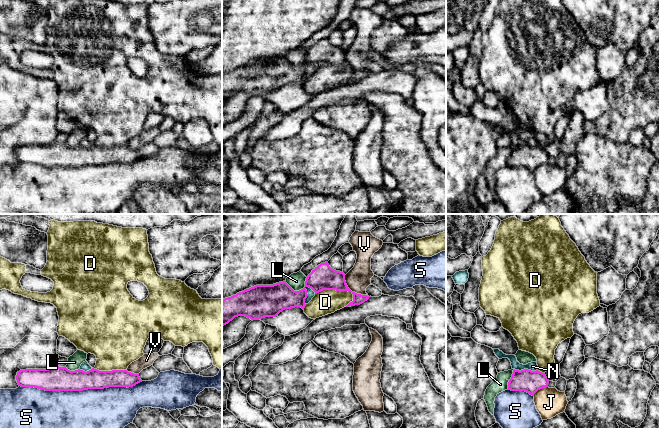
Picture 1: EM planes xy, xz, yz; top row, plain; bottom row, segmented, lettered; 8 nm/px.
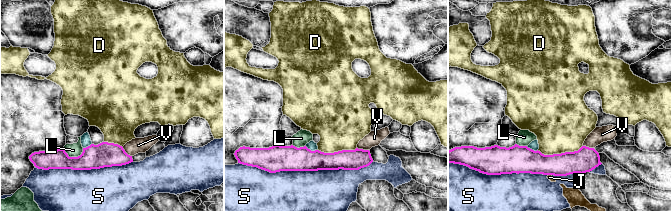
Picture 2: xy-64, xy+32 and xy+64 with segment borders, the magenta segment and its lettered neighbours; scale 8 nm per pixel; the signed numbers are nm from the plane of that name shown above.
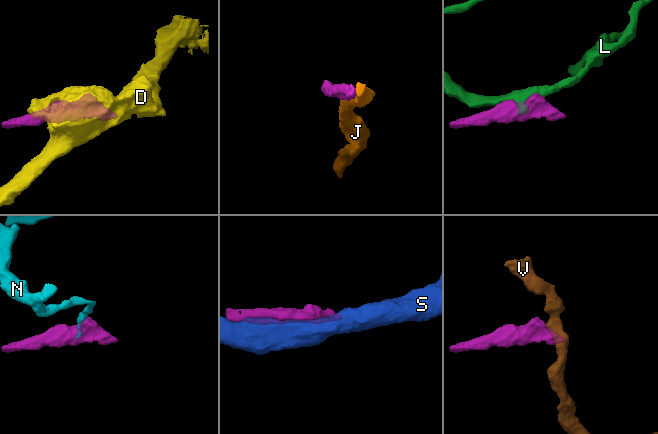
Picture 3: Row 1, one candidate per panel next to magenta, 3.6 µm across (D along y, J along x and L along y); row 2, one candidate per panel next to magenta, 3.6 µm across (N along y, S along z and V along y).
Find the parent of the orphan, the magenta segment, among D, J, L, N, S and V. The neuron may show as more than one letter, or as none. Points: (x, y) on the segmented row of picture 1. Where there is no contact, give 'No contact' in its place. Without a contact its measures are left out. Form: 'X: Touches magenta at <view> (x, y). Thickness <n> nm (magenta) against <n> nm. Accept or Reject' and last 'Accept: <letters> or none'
D: Touches magenta at xz (337, 290). Thickness 200 nm (magenta) against 190 nm. Reject
J: Touches magenta at yz (540, 388). Thickness 180 nm (magenta) against 240 nm. Reject
L: Touches magenta at xz (299, 290). Thickness 240 nm (magenta) against 140 nm. Reject
N: Touches magenta at xz (307, 295). Thickness 220 nm (magenta) against 60 nm. Reject
S: Touches magenta at xy (80, 390). Thickness 200 nm (magenta) against 320 nm. Reject
V: Touches magenta at xz (351, 291). Thickness 190 nm (magenta) against 190 nm. Reject
Accept: none

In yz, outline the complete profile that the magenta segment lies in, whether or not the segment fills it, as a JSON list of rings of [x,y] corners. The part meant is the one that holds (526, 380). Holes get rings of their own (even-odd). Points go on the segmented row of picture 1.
[[[514,369],[512,377],[508,382],[508,390],[525,391],[534,396],[538,390],[548,387],[548,384],[549,380],[545,373],[538,370],[524,369],[519,371]]]

